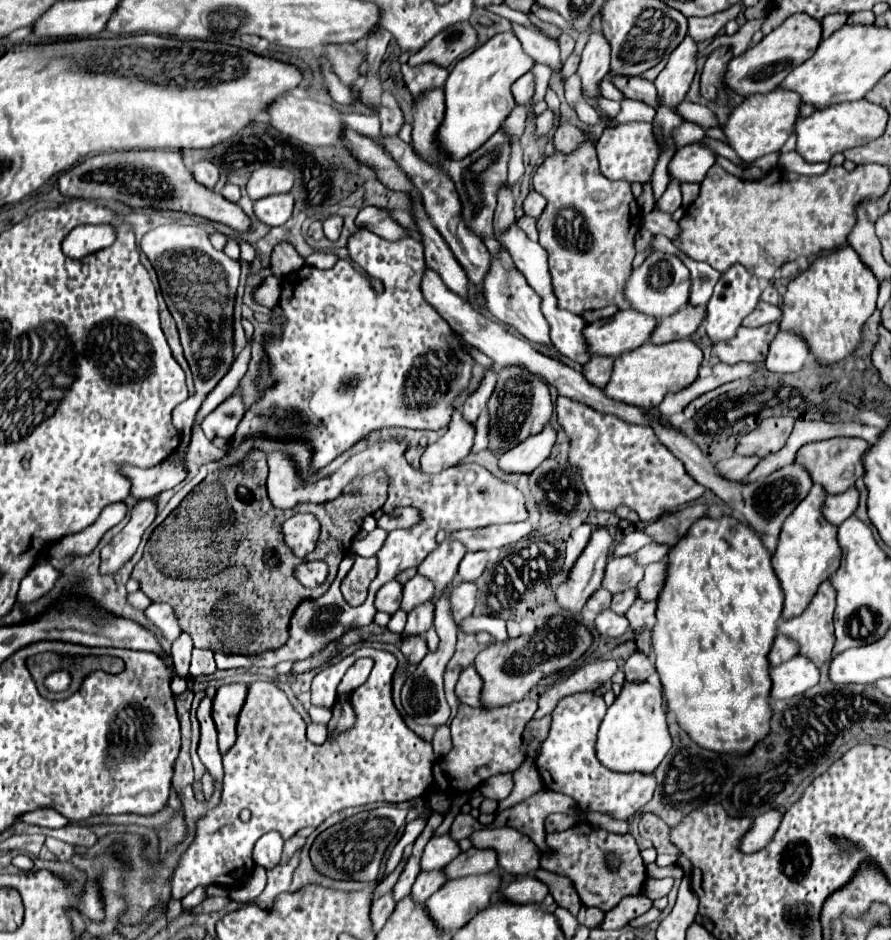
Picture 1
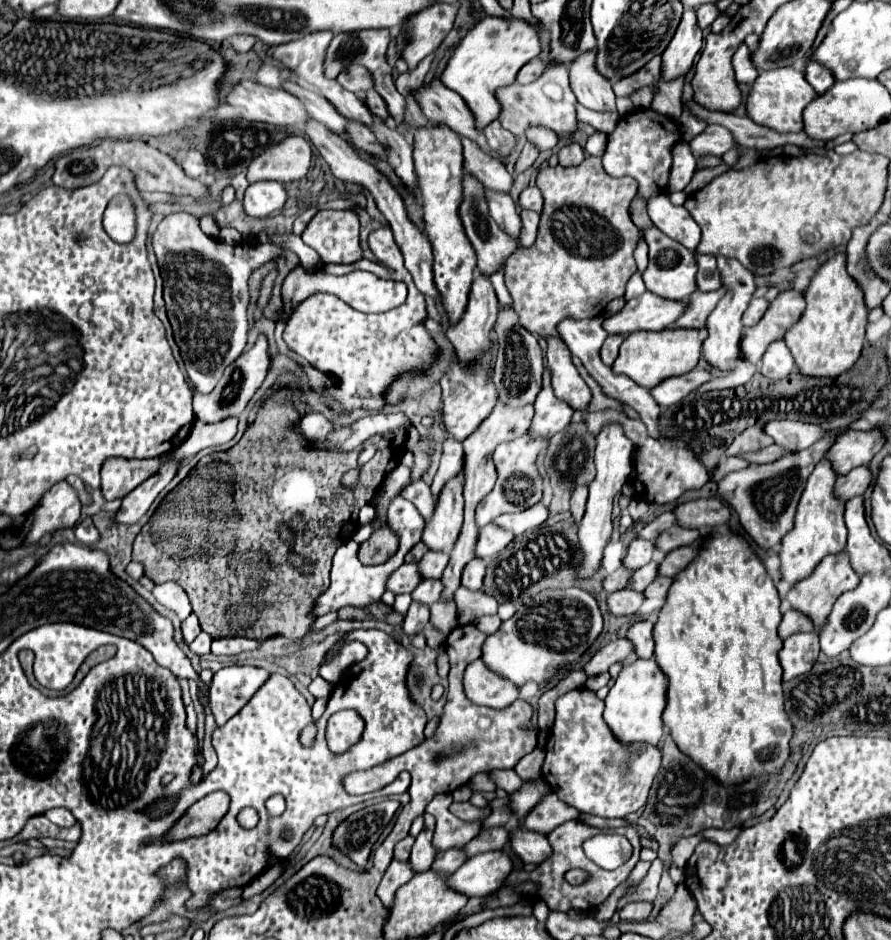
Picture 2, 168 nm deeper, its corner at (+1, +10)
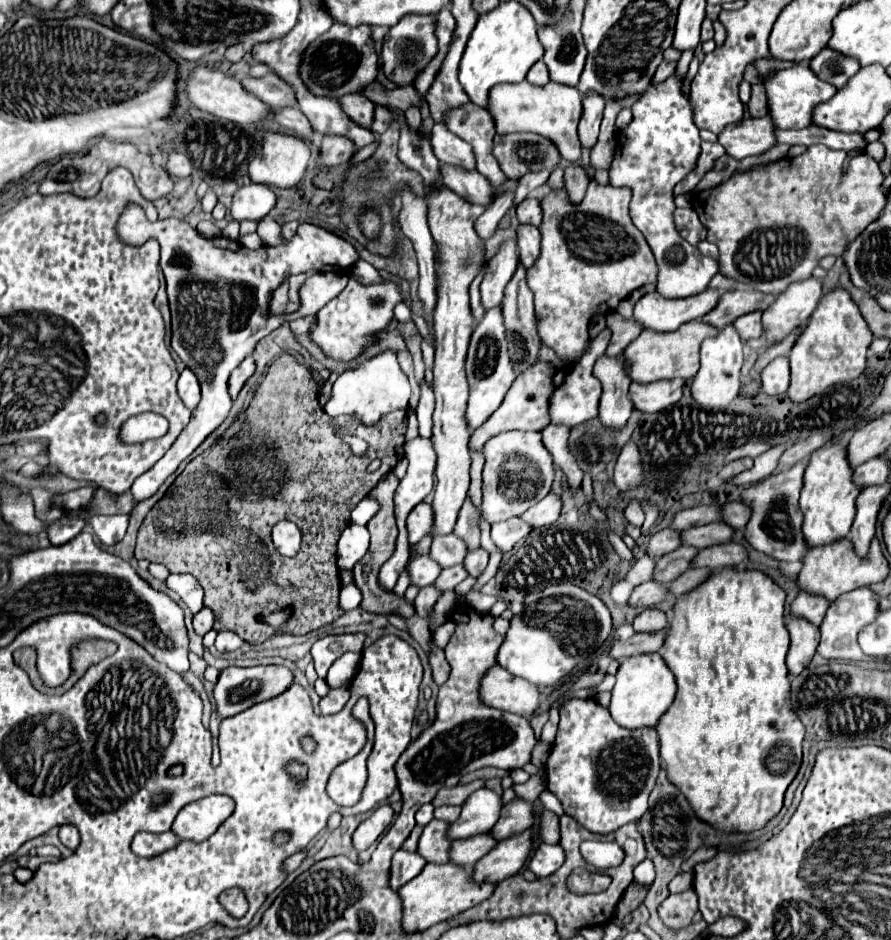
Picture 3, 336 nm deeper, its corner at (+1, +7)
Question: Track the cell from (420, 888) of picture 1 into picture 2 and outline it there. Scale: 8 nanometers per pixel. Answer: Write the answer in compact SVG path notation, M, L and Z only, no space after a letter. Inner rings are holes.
M447 849L443 853L437 853L433 869L439 873L455 873L463 863L467 861L467 855L463 853L463 849Z

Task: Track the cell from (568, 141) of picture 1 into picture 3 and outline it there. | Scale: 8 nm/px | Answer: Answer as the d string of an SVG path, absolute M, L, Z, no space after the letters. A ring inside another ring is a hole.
M563 164L565 170L565 186L569 188L569 198L573 202L581 202L585 196L585 188L589 184L587 168L579 164Z

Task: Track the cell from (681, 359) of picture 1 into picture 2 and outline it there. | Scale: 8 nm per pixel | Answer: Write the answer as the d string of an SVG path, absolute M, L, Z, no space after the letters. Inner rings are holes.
M665 329L665 331L635 331L629 333L619 349L619 357L613 363L615 373L623 373L635 379L641 387L653 389L665 377L683 375L691 371L701 357L701 343L707 337L707 329Z

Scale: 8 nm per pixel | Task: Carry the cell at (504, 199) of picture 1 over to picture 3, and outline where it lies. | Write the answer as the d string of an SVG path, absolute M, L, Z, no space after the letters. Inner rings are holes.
M443 124L433 126L431 144L441 164L459 166L463 170L475 170L475 156L473 156L471 146L459 140L455 134L451 134Z

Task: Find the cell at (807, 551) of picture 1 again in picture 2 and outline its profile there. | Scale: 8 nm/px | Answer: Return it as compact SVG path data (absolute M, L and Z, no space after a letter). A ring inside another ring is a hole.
M827 457L823 461L819 461L805 485L805 491L801 495L799 507L797 507L797 515L795 515L795 527L791 533L785 535L783 543L781 543L781 579L785 579L787 583L795 583L801 581L805 577L811 575L811 571L815 569L815 565L831 555L831 553L841 553L845 549L845 541L847 541L847 527L843 521L843 511L845 511L845 501L835 497L833 493L833 485L835 485L837 473L831 467L831 461L827 461Z

